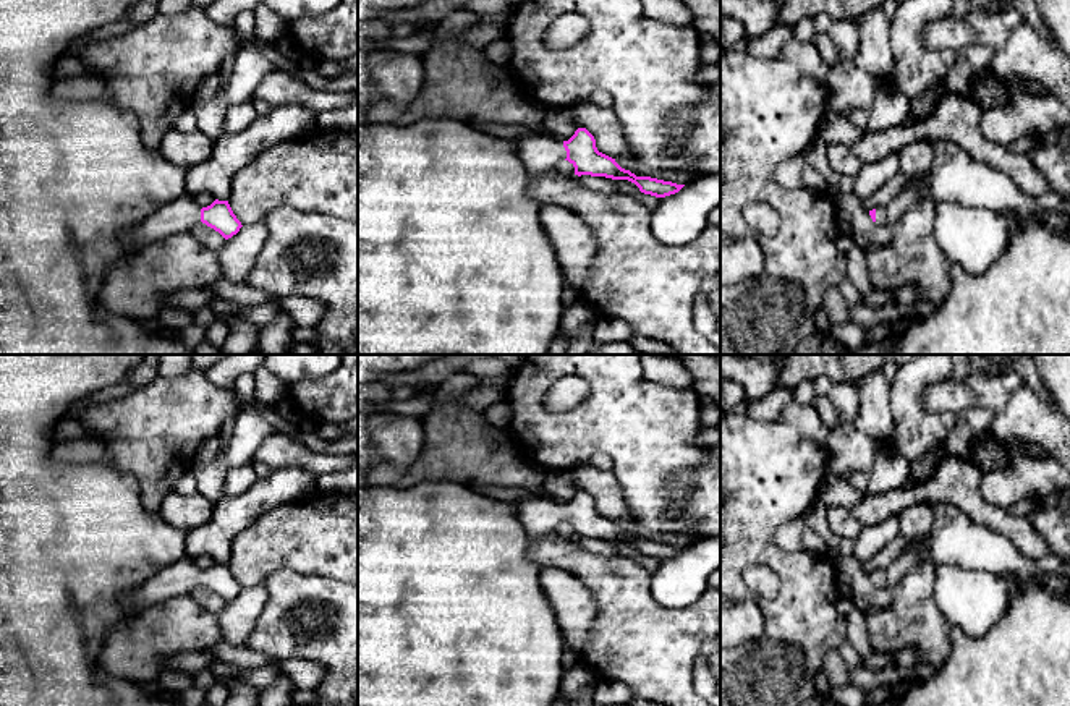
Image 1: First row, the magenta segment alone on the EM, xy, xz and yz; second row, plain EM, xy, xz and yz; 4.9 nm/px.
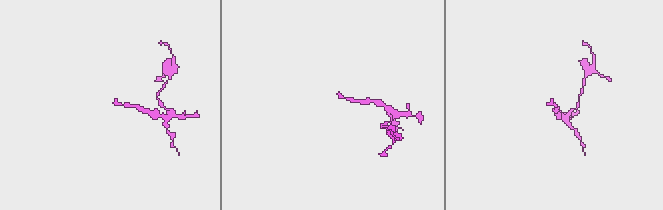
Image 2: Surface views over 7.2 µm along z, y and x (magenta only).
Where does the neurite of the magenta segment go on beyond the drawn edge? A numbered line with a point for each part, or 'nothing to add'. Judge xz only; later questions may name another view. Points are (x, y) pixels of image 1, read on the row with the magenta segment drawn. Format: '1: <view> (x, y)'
1: xz (539, 153)

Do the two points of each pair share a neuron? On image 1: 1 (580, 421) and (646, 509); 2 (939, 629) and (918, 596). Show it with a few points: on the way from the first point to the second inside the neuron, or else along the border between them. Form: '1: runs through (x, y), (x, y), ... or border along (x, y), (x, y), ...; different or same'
1: runs through (604, 436), (646, 478), (646, 484); same
2: runs through (931, 620), (918, 604); same

